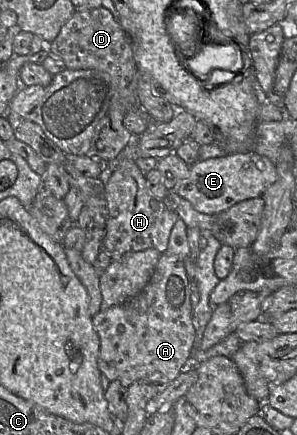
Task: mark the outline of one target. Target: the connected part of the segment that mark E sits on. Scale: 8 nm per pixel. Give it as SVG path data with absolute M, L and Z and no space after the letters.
M250 151L198 160L190 167L189 175L171 190L189 201L197 211L216 215L243 200L262 197L264 191L277 178L278 174L273 162L266 156Z

